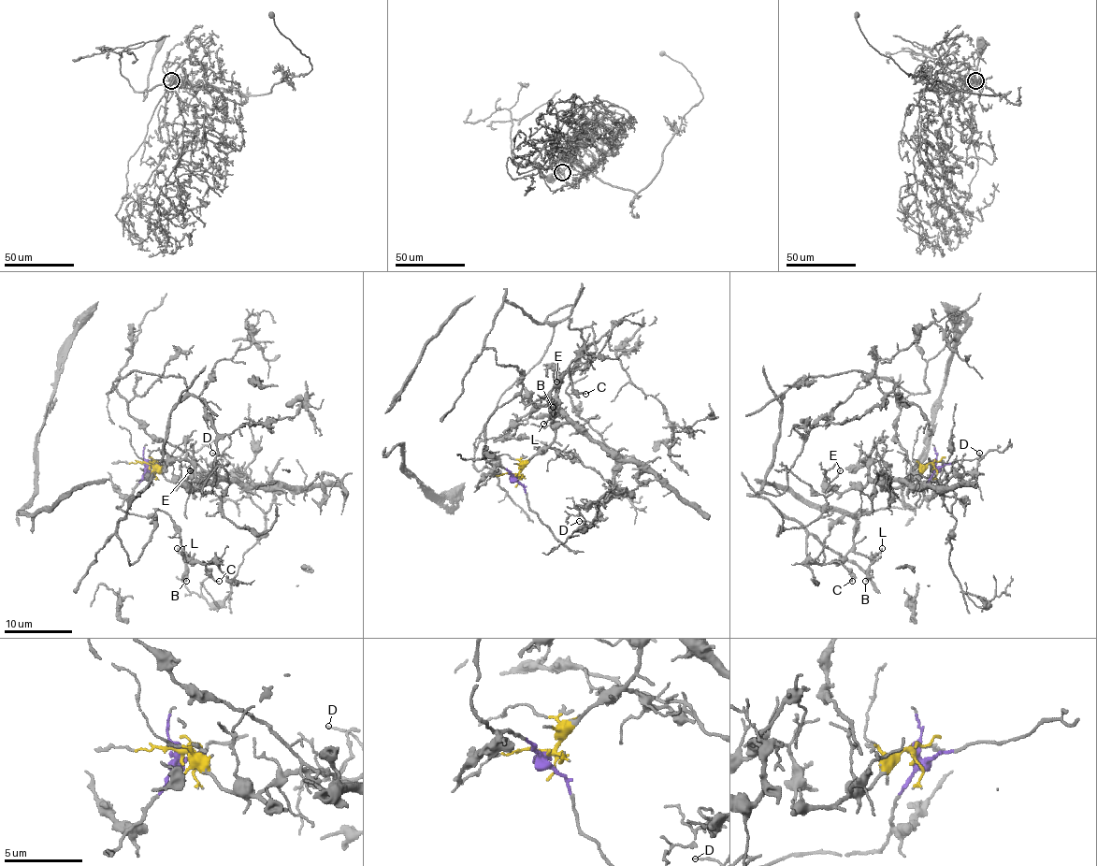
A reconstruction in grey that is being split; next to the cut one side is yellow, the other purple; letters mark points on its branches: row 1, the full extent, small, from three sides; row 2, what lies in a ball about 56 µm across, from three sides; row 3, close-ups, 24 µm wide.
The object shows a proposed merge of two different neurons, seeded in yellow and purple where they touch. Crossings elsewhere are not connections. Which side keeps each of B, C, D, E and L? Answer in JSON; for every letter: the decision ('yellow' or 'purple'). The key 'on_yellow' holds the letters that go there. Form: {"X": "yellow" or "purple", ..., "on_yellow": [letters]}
{"B": "purple", "C": "purple", "D": "yellow", "E": "yellow", "L": "purple", "on_yellow": ["D", "E"]}

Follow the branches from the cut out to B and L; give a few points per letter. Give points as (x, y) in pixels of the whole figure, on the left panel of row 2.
B: (148, 465), (143, 480), (116, 507), (148, 517), (160, 511), (170, 517), (180, 538), (185, 582)
L: (148, 465), (143, 480), (116, 507), (148, 517), (160, 511), (170, 517), (183, 555), (177, 547)

